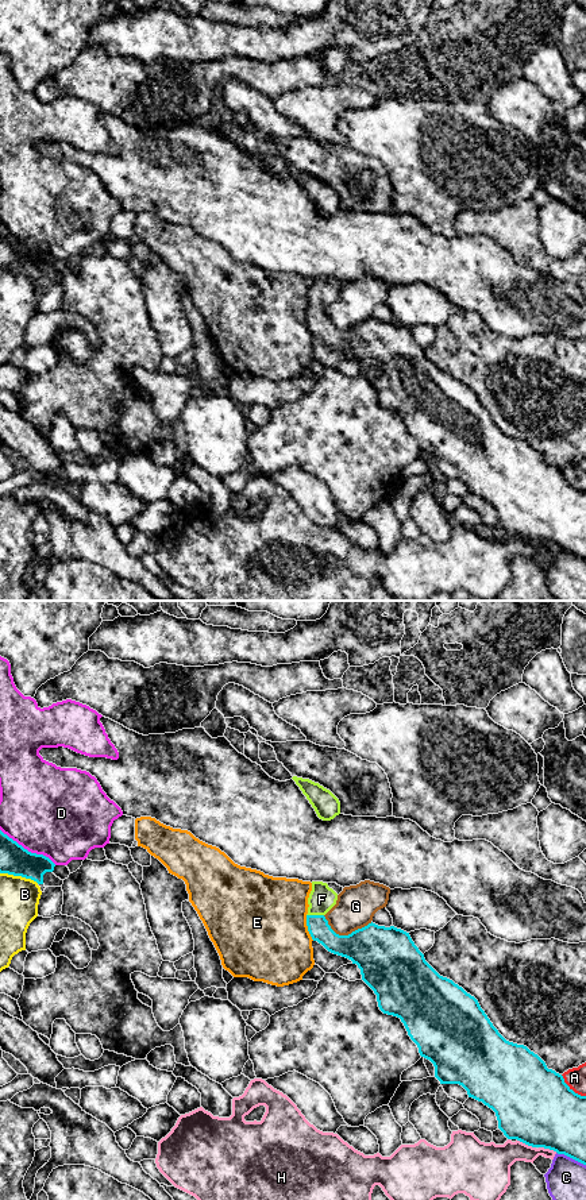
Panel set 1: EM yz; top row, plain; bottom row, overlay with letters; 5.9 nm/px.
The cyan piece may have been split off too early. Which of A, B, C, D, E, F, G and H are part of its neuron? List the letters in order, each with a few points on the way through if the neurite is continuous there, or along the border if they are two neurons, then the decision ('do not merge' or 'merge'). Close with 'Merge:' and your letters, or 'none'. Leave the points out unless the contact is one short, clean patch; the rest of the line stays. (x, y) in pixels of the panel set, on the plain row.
A: do not merge
B: do not merge
C: do not merge
D: do not merge
E: do not merge
F: way yz (319, 324), (315, 311), (322, 294); merge
G: do not merge
H: do not merge
Merge: F

